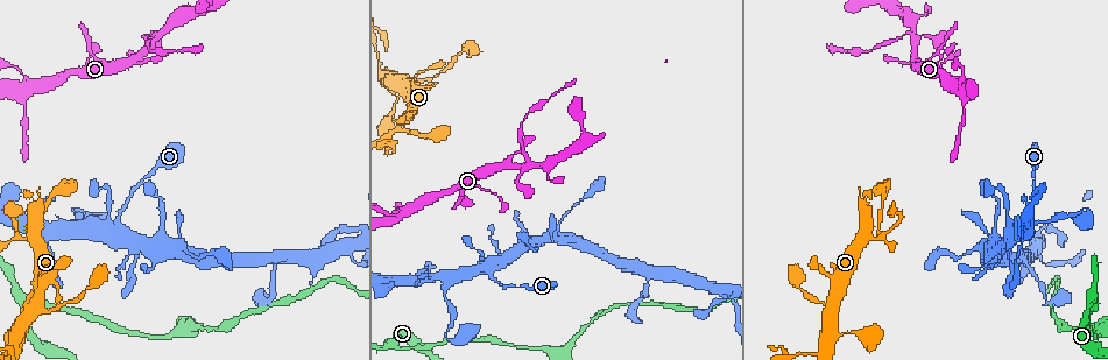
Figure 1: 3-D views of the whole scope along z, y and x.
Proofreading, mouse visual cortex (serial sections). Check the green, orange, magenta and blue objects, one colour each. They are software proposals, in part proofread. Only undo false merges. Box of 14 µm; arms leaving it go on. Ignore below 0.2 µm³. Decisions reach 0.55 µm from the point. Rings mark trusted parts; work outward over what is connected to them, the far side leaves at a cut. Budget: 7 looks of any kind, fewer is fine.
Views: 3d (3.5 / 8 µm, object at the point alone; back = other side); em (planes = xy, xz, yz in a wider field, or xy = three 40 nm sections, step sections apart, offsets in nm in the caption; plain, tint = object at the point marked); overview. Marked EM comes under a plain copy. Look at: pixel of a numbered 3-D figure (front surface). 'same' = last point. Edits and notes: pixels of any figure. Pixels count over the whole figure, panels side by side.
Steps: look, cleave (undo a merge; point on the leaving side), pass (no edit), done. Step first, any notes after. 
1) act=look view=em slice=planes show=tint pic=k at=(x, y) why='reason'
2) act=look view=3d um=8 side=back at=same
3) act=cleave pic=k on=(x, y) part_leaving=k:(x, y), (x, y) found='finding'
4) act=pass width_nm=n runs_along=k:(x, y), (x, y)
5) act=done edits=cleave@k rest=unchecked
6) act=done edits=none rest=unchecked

act=look view=3d um=3.5 pic=1 at=(1089, 296) why='a fork'

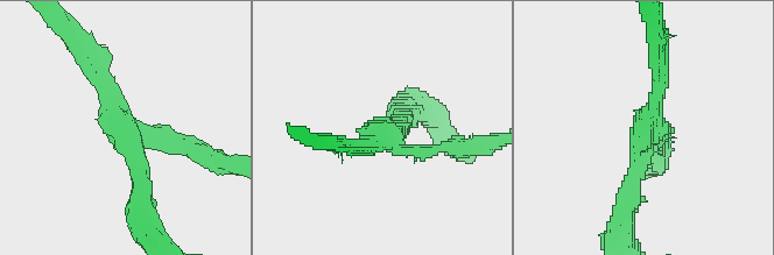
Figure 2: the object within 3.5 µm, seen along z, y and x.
act=look view=em slice=xy step=5 show=tint pic=2 at=(645, 134) arms=3 arm_widths_nm=150,200,300

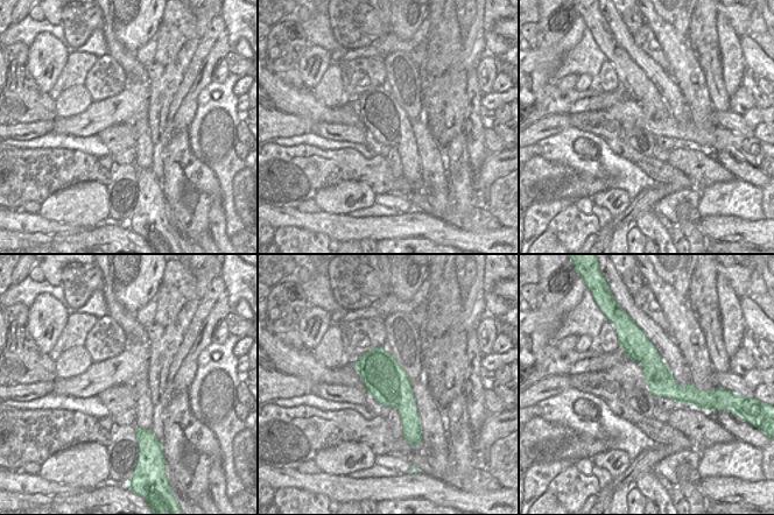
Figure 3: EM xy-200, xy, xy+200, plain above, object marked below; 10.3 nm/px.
act=cleave pic=2 on=(180, 143) border=3:(670, 373), (666, 379), (645, 380) found='two cells meet here'

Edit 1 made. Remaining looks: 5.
act=look view=3d um=3.5 pic=1 at=(513, 284) why='thin neck'

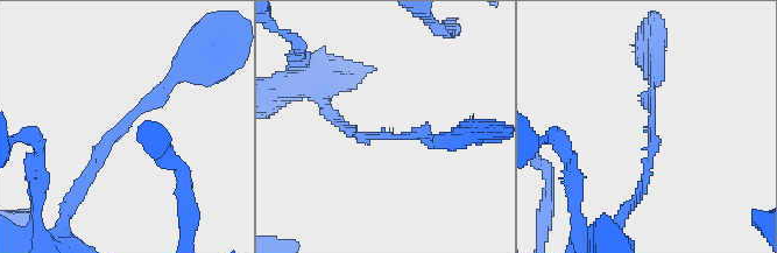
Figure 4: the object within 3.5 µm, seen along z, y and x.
act=look view=em slice=xy step=2 show=tint pic=4 at=(651, 115) why='shape alone is not enough'

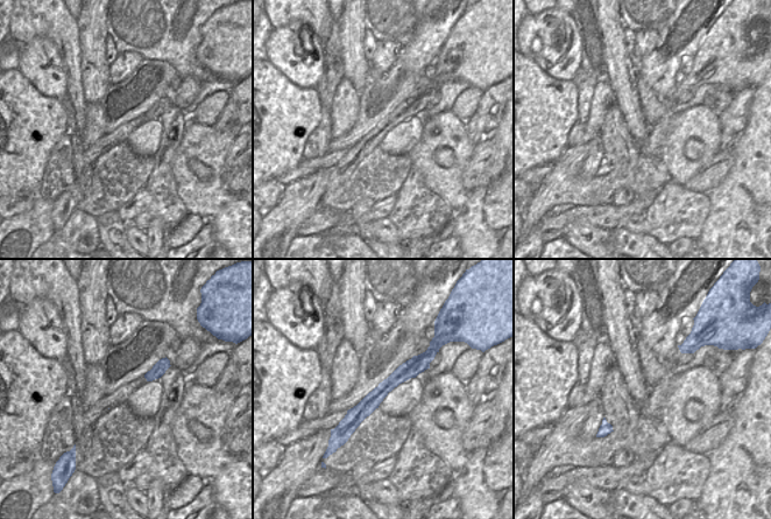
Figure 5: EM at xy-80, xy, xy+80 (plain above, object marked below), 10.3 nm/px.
act=look view=em slice=xy step=1 show=tint at=same why='cut it another way'

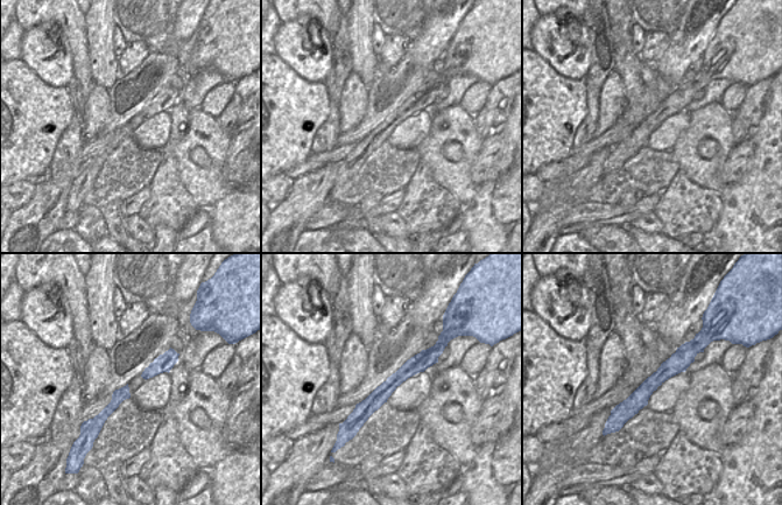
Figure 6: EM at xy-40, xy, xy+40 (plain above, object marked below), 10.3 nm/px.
act=pass runs_along=4:(188, 62), (103, 147), (87, 180) found='continuous, no second cell'

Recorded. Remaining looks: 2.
act=look view=3d um=3.5 pic=1 at=(446, 286) why='three-way junction'

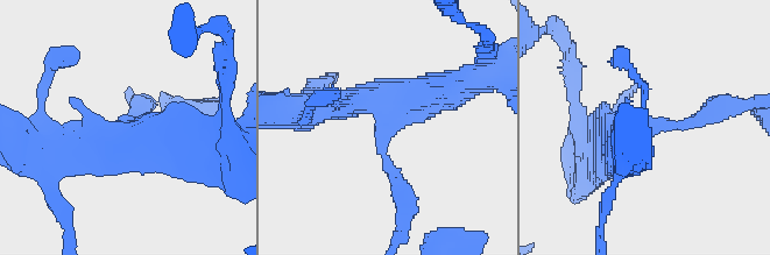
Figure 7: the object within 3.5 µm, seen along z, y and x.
act=look view=em slice=xy step=5 show=tint pic=7 at=(385, 121) why='shape alone is not enough'

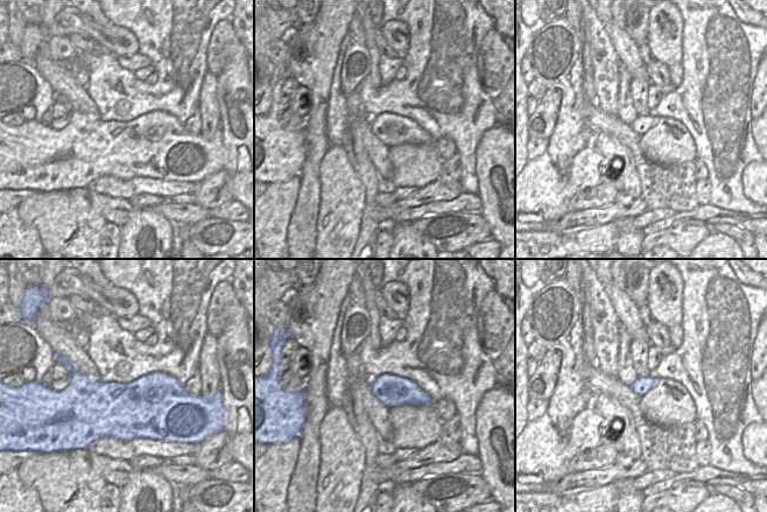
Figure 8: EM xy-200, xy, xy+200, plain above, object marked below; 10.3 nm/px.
act=pass width_nm=320 runs_along=7:(465, 85), (319, 110) found='all the same cell'

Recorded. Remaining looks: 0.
act=done edits=cleave@2 rest=unchecked

